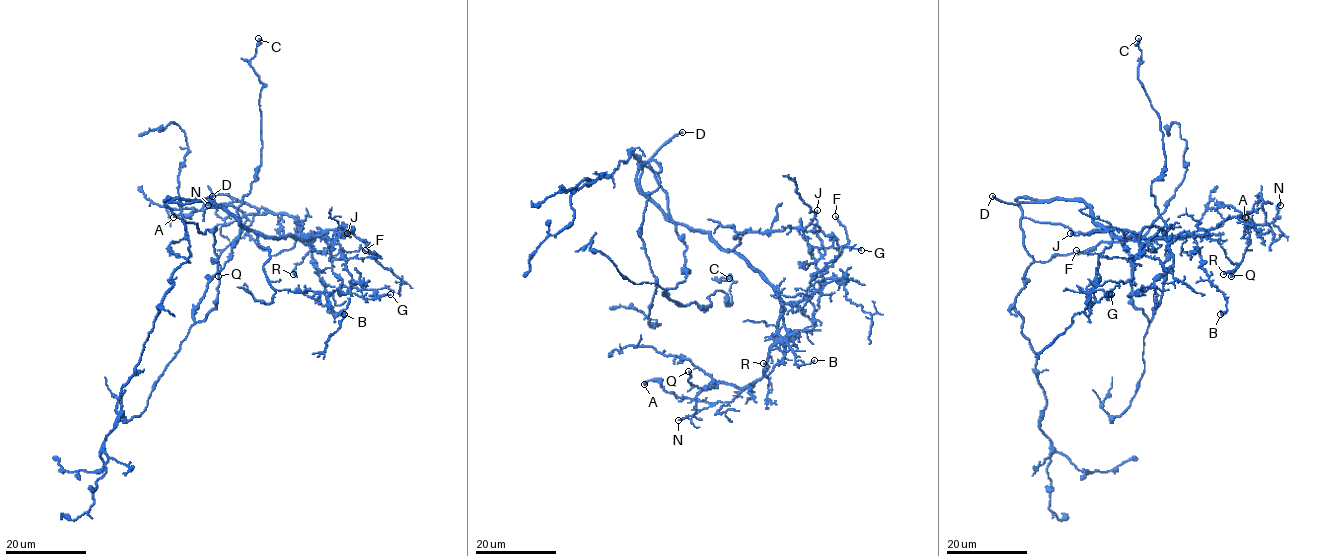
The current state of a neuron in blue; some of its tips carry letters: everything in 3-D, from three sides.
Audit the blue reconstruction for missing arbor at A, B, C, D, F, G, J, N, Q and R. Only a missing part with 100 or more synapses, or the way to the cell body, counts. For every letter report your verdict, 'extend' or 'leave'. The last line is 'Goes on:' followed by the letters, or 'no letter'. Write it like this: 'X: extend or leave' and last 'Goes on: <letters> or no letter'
A: leave
B: leave
C: leave
D: extend
F: leave
G: leave
J: leave
N: leave
Q: leave
R: leave
Goes on: D

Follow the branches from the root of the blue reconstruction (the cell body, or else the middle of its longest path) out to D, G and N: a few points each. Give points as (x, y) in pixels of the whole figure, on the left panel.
D: (186, 222), (178, 218), (165, 201), (169, 198), (166, 200), (169, 203), (190, 204), (212, 196)
G: (186, 222), (168, 198), (225, 209), (268, 249), (264, 274), (277, 290), (337, 290), (368, 299), (390, 294)
N: (186, 222), (168, 198), (215, 204), (267, 236), (311, 238), (288, 215), (243, 215), (224, 225), (208, 205)

